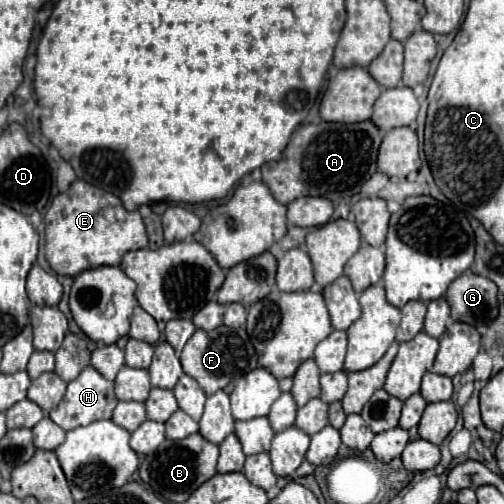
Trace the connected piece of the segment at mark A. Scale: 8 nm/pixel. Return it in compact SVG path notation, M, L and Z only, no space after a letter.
M372 121L362 123L328 123L298 127L282 155L282 161L262 165L262 181L270 187L276 201L288 205L298 197L314 195L326 197L338 205L344 197L352 197L360 191L362 183L376 173L378 145L382 143L382 131Z

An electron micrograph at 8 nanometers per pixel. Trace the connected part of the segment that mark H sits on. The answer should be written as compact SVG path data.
M88 365L74 381L68 383L68 391L66 391L64 399L48 415L64 431L70 431L70 429L76 429L80 425L88 425L92 421L110 419L116 405L118 405L118 399L114 395L114 383L112 381L106 381L92 365Z

